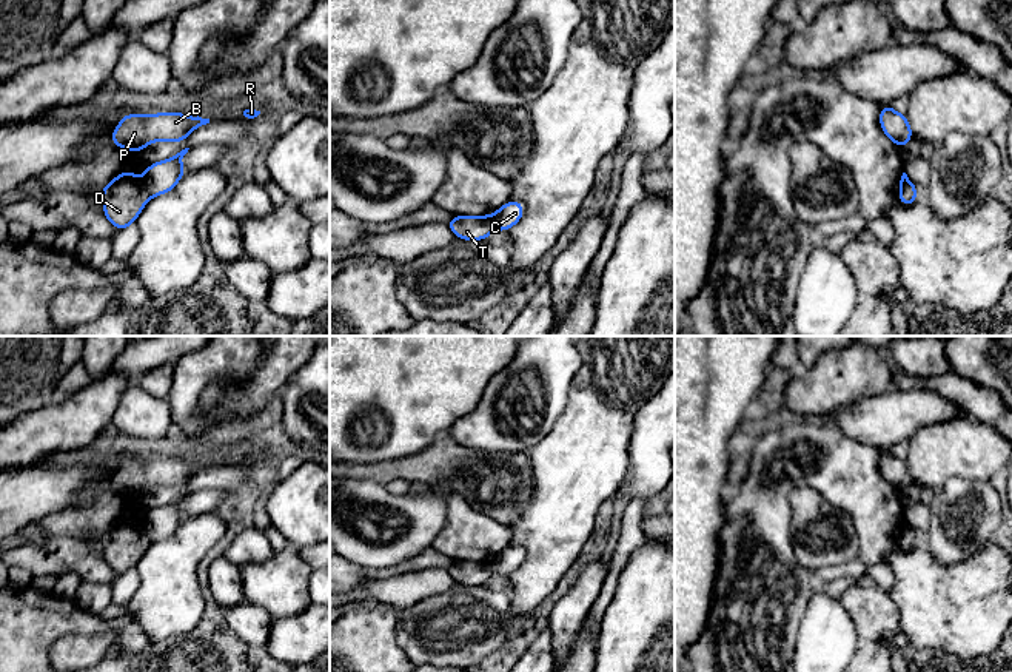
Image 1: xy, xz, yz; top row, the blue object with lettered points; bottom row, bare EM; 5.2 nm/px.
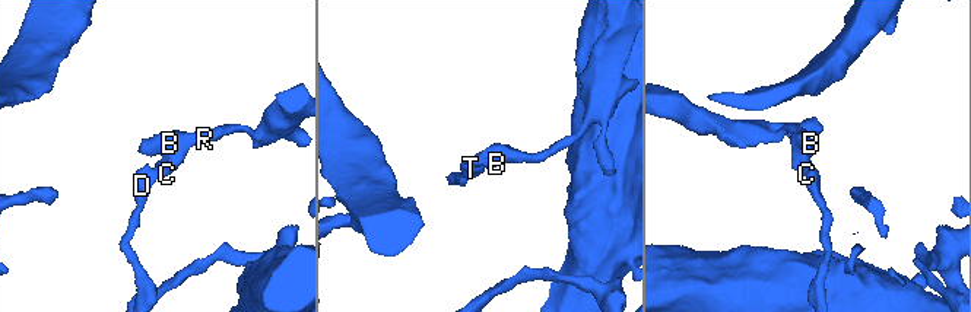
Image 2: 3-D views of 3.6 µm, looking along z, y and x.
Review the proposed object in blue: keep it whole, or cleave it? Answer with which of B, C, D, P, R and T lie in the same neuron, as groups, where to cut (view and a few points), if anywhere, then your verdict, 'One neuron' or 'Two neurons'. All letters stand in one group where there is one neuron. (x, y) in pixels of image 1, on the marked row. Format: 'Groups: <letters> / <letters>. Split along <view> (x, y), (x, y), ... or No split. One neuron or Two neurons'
Groups: B C P R / D T. Split along xy (140, 178), (151, 196). Two neurons

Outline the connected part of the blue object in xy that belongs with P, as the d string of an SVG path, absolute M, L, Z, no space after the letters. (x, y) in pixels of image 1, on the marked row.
M176 111L145 116L123 114L111 134L111 143L131 153L140 153L152 142L182 142L196 128L206 123L209 119L189 117Z

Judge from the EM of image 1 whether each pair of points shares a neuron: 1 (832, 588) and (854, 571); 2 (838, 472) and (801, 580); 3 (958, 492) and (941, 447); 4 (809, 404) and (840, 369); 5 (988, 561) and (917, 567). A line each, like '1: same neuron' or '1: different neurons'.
1: different neurons
2: same neuron
3: different neurons
4: same neuron
5: same neuron

